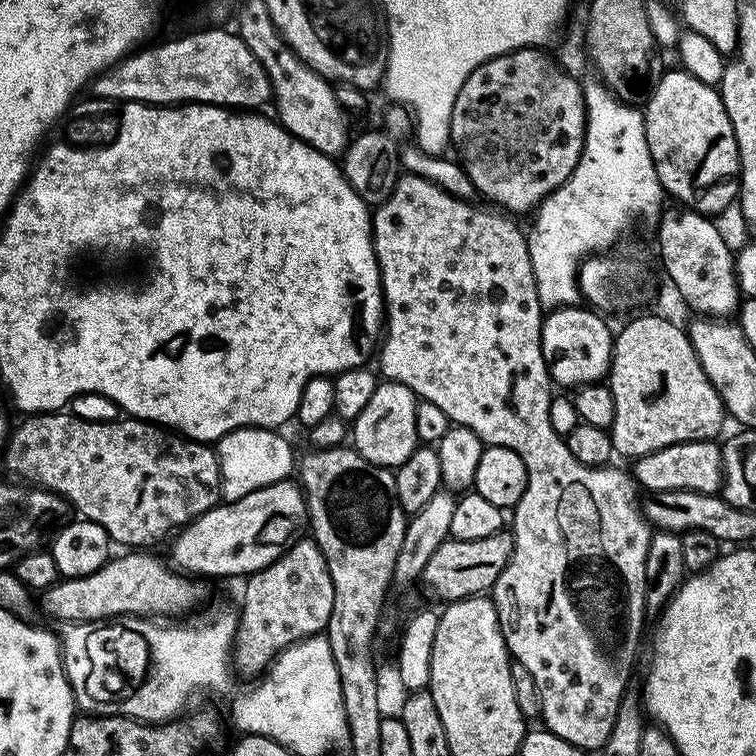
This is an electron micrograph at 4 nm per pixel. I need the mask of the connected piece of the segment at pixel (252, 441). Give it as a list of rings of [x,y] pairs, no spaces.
[[[239,428],[225,434],[215,445],[216,461],[220,467],[220,495],[225,501],[246,498],[246,494],[254,494],[254,490],[262,490],[279,480],[287,480],[294,472],[294,456],[292,448],[279,431],[271,428]]]

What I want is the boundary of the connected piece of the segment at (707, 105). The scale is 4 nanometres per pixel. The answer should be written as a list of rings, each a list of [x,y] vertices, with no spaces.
[[[685,70],[665,71],[647,97],[644,113],[650,158],[665,193],[677,205],[703,214],[720,212],[737,199],[740,155],[719,91]]]

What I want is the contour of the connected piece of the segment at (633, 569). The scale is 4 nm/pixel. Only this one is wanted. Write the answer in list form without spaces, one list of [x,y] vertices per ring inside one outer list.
[[[404,174],[397,179],[392,192],[384,199],[384,203],[371,213],[372,245],[376,251],[376,261],[380,264],[380,287],[384,290],[384,320],[386,321],[382,339],[378,344],[381,368],[379,371],[382,376],[382,371],[384,371],[385,381],[406,386],[420,400],[434,402],[434,406],[440,407],[453,425],[474,430],[485,445],[509,448],[514,450],[514,454],[518,454],[518,458],[522,458],[528,481],[522,498],[516,503],[510,516],[512,534],[510,562],[506,562],[506,570],[498,574],[498,582],[494,582],[490,598],[496,604],[498,622],[508,647],[508,655],[515,663],[526,666],[530,678],[534,678],[534,686],[538,686],[539,719],[543,727],[549,732],[558,734],[558,738],[566,738],[566,742],[574,746],[585,750],[591,750],[591,748],[600,750],[603,749],[606,738],[610,738],[610,730],[614,730],[620,704],[629,691],[628,679],[632,676],[632,663],[635,662],[636,651],[640,648],[640,631],[643,630],[644,619],[646,619],[644,611],[646,550],[650,550],[653,529],[641,515],[642,508],[638,503],[638,496],[636,500],[638,485],[633,473],[623,472],[620,468],[612,468],[613,466],[591,468],[578,462],[578,458],[570,454],[567,439],[556,433],[551,426],[550,404],[554,397],[554,385],[546,362],[542,358],[542,326],[545,313],[538,302],[534,272],[530,266],[528,237],[522,228],[520,232],[519,226],[512,221],[515,219],[509,218],[503,211],[493,210],[491,207],[488,207],[489,209],[475,208],[475,206],[475,203],[450,195],[434,182],[427,181],[426,178]]]

